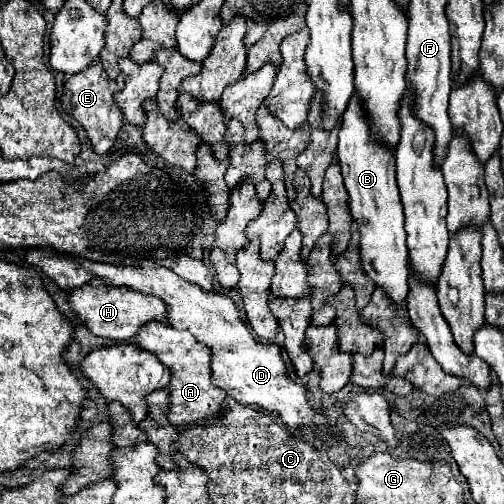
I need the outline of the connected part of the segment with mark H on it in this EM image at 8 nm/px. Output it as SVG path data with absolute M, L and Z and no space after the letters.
M92 279L90 283L70 291L70 303L80 321L84 321L94 335L112 341L130 341L136 337L142 323L166 319L166 303L162 303L162 299L142 295L132 287L108 287L102 283L102 279Z

